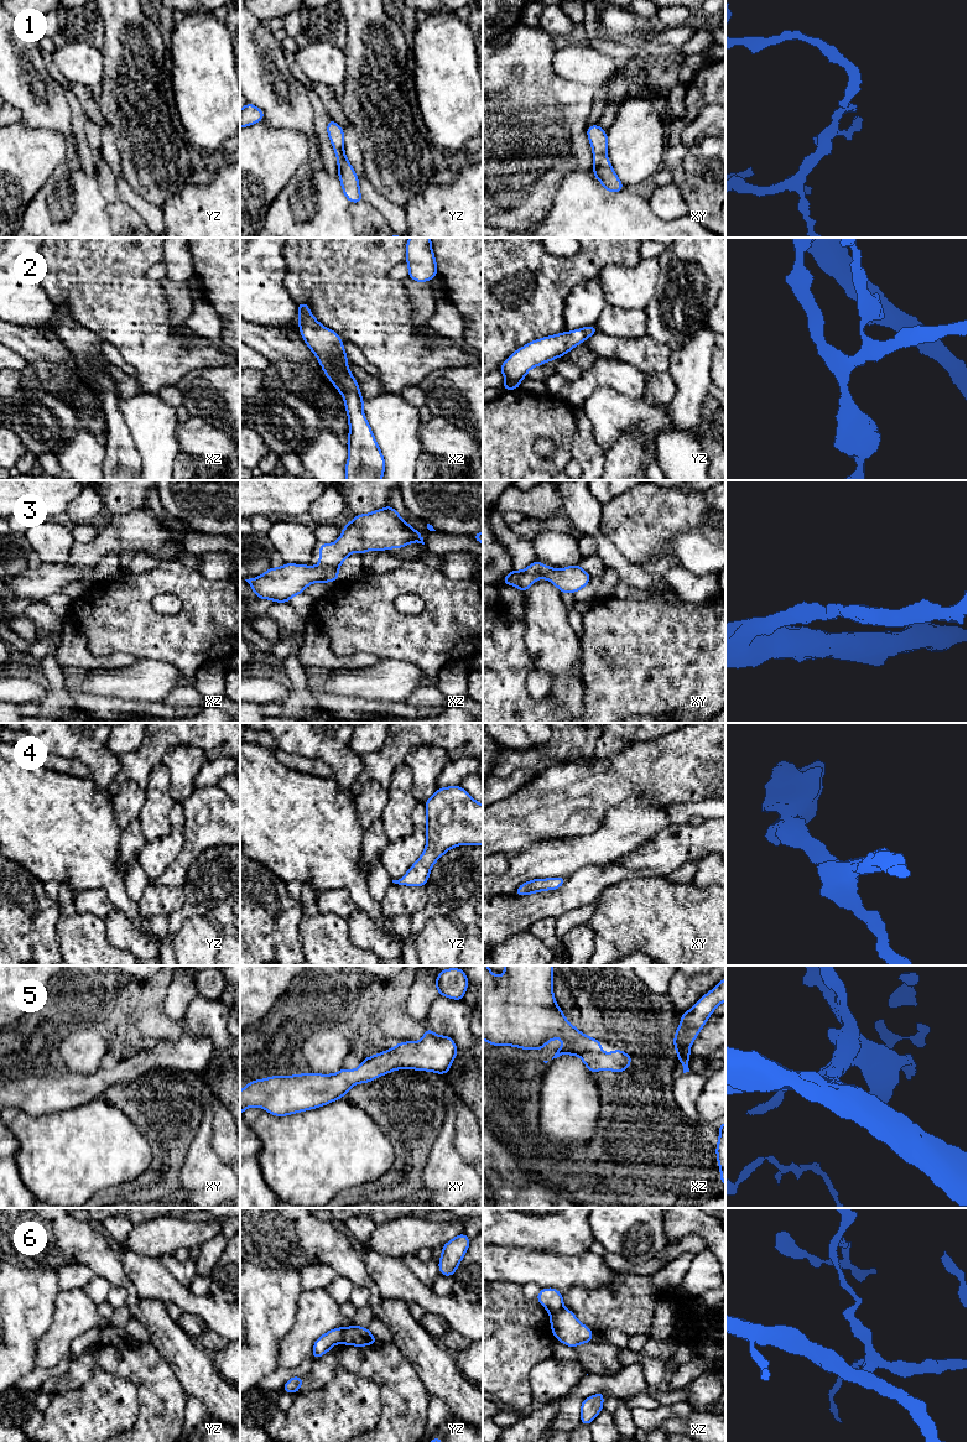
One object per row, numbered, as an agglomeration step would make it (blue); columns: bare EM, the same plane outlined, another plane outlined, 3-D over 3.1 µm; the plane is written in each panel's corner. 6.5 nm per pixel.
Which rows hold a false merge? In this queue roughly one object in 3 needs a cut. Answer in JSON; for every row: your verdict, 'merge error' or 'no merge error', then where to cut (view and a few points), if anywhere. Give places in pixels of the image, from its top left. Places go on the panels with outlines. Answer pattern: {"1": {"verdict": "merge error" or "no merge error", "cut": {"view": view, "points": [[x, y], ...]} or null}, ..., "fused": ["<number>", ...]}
{"1": {"verdict": "no merge error", "cut": null}, "2": {"verdict": "no merge error", "cut": null}, "3": {"verdict": "no merge error", "cut": null}, "4": {"verdict": "no merge error", "cut": null}, "5": {"verdict": "no merge error", "cut": null}, "6": {"verdict": "merge error", "cut": {"view": "yz", "points": [[342, 1328], [343, 1342]]}}, "fused": ["6"]}

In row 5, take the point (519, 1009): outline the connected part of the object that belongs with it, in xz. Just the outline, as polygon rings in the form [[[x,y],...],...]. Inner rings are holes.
[[[483,965],[483,1038],[494,1046],[515,1046],[526,1051],[542,1051],[551,1040],[563,1038],[564,1043],[552,1060],[562,1055],[574,1055],[581,1057],[587,1069],[593,1073],[602,1069],[629,1069],[633,1061],[629,1053],[620,1048],[603,1053],[599,1040],[586,1036],[566,1020],[553,995],[552,977],[553,965],[505,965],[503,977],[495,977]]]

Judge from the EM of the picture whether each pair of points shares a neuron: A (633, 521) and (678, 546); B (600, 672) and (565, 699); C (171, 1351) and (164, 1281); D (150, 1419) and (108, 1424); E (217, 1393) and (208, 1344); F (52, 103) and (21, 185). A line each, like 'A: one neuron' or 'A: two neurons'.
A: two neurons
B: two neurons
C: two neurons
D: two neurons
E: two neurons
F: two neurons

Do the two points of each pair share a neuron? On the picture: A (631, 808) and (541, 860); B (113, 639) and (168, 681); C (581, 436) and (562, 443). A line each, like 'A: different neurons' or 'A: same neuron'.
A: same neuron
B: different neurons
C: different neurons

